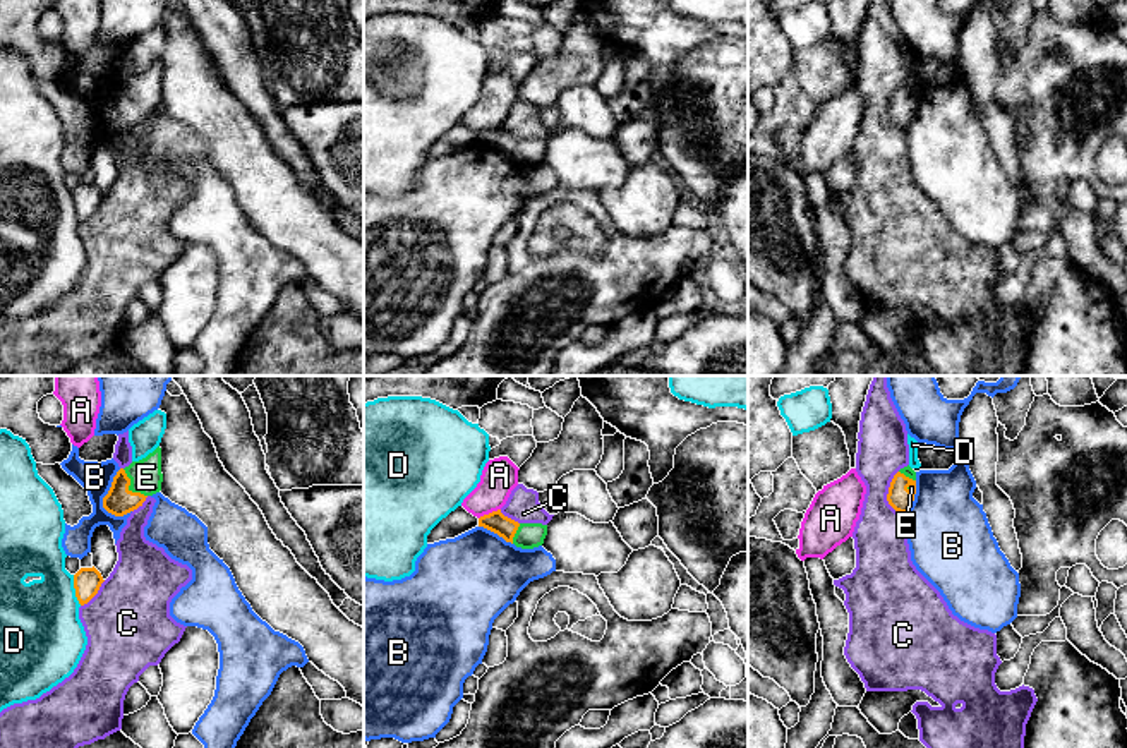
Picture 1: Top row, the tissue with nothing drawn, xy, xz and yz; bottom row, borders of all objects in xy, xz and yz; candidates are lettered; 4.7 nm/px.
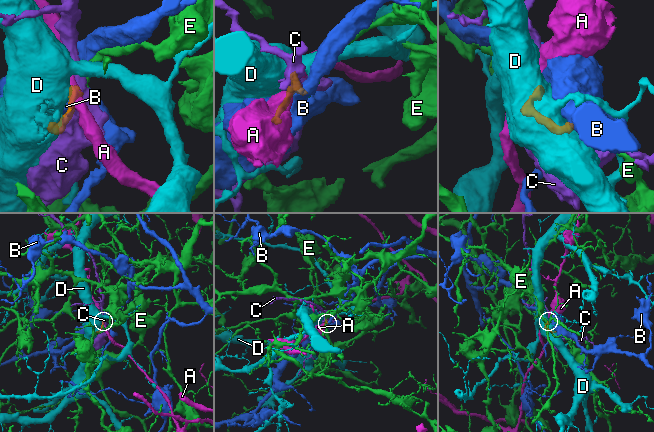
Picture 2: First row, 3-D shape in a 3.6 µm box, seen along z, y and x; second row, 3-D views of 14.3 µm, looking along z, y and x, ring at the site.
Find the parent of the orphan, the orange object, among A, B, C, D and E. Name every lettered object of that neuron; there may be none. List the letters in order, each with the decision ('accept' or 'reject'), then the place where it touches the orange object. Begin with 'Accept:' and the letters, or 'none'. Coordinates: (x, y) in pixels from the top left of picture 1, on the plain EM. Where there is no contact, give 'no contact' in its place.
Accept: E
A: reject; contact xz (489, 129)
B: reject; contact xy (107, 110)
C: reject; contact yz (887, 110)
D: reject; contact xy (76, 206)
E: accept; contact xy (127, 103)

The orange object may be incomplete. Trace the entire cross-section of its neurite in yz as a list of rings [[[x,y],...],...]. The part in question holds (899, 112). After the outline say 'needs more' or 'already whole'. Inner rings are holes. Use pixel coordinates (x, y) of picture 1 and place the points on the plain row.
[[[907,81],[901,84],[889,103],[887,117],[889,120],[906,130],[914,117],[916,110],[916,87]]]; needs more

